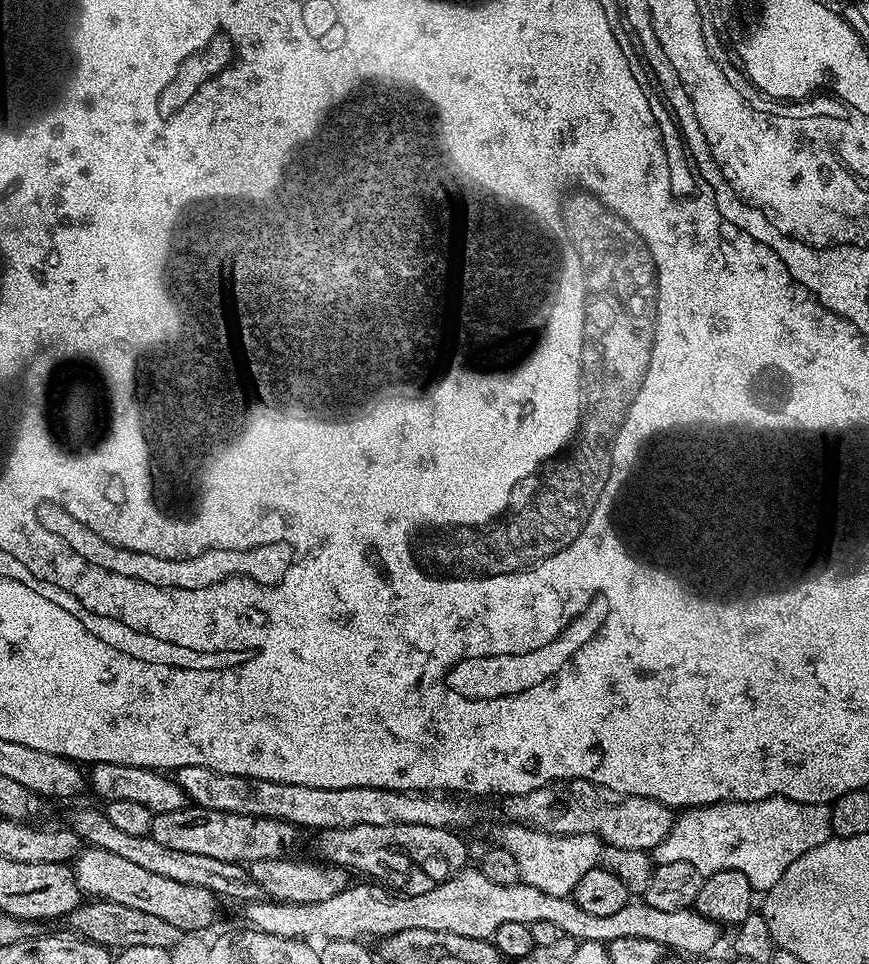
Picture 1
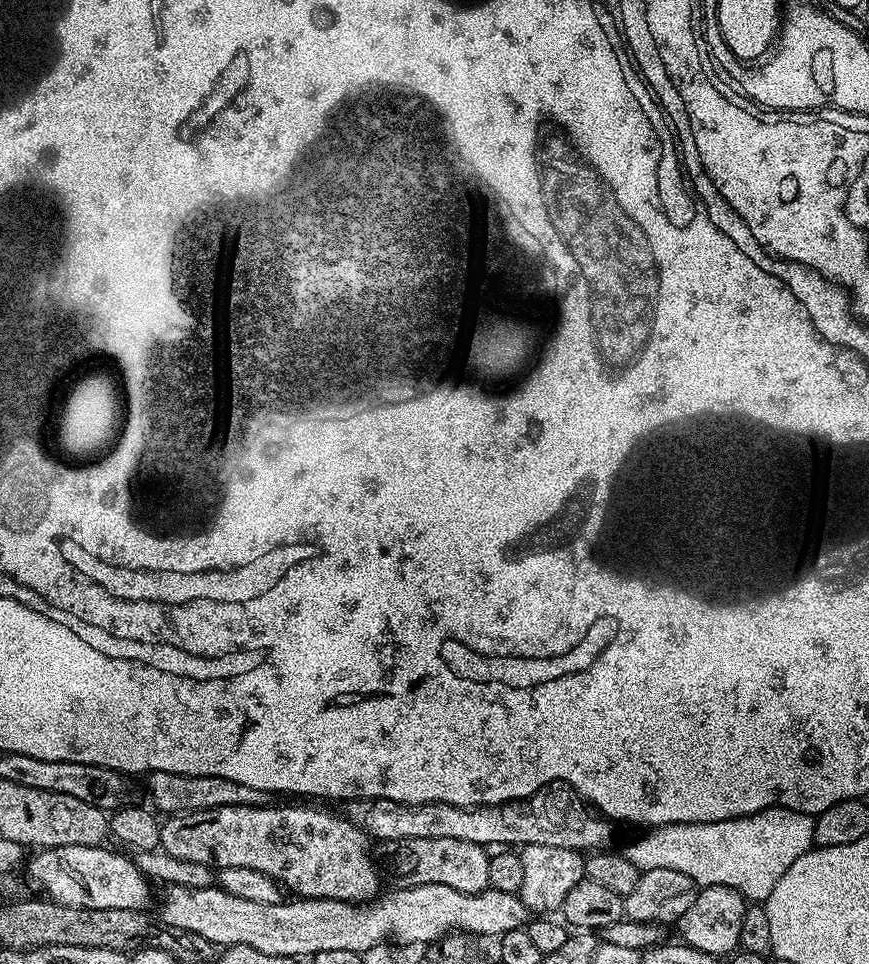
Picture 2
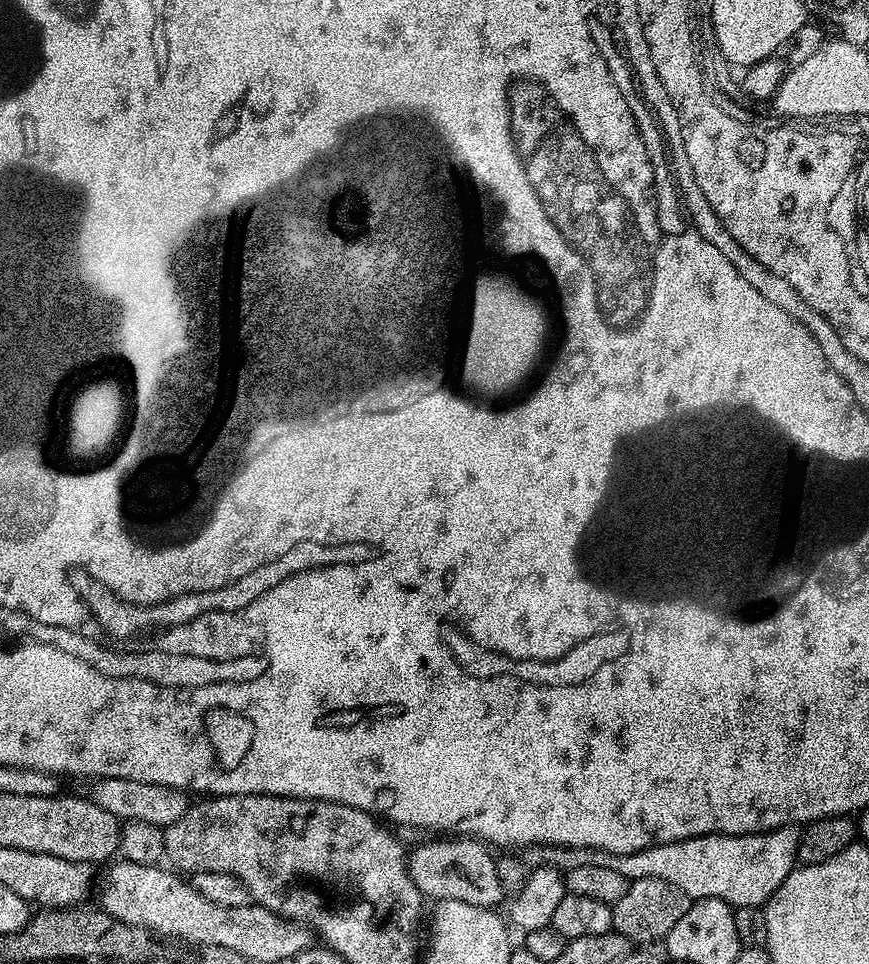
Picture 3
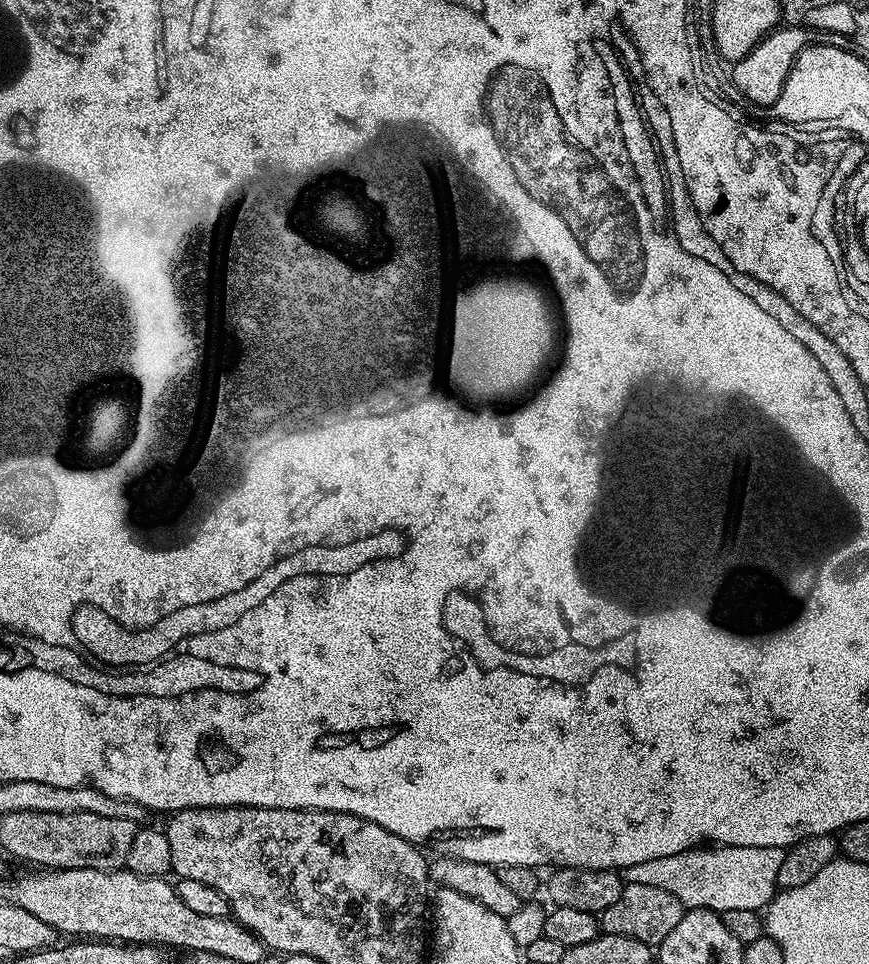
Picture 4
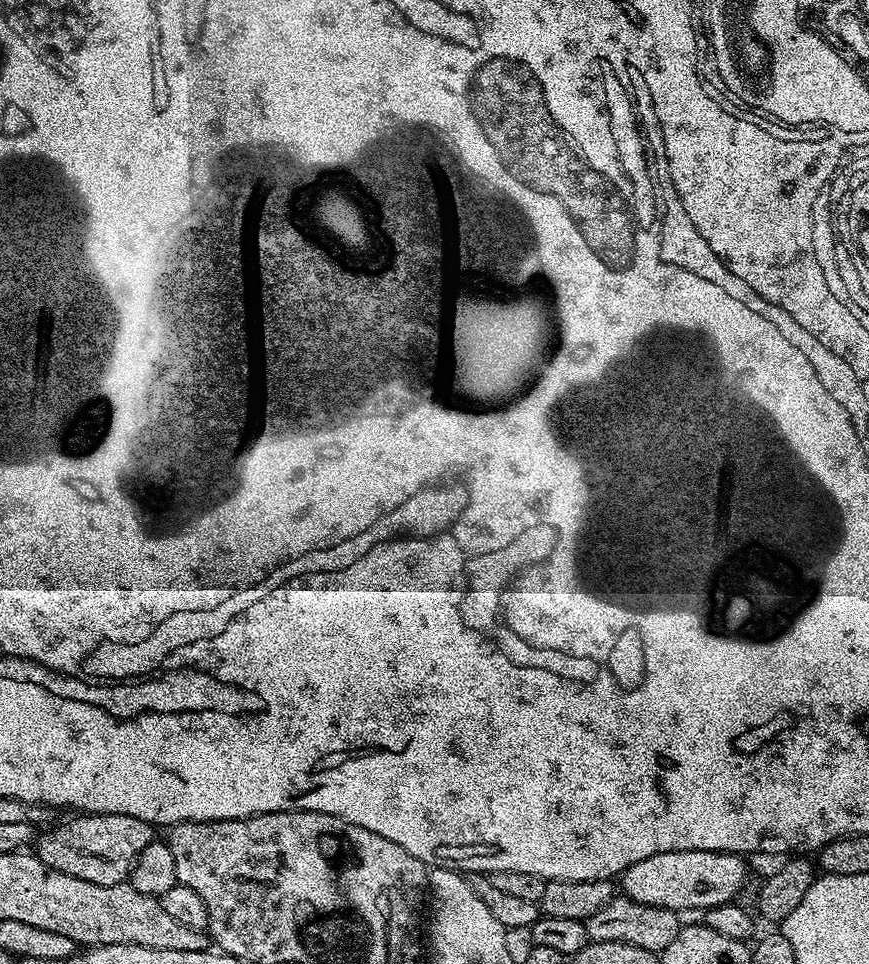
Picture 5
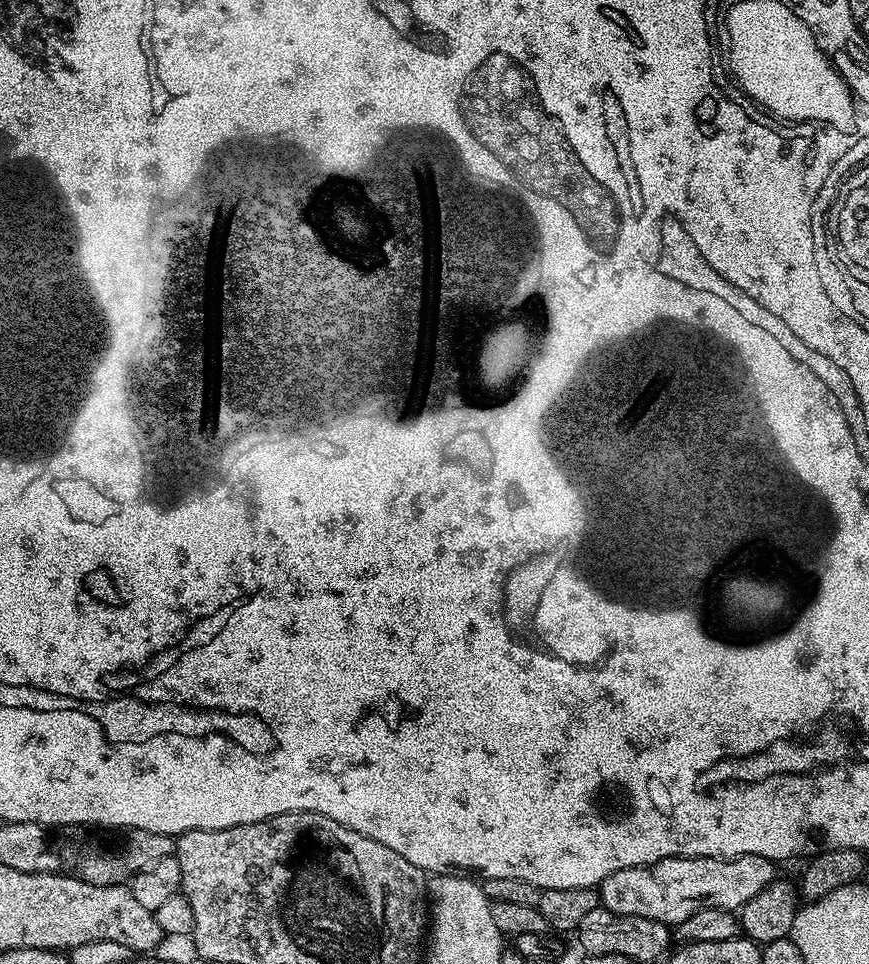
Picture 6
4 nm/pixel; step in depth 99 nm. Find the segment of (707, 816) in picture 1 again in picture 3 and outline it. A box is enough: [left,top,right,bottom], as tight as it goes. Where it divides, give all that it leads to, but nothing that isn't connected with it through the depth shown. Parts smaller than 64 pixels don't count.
[522,826,800,909]

